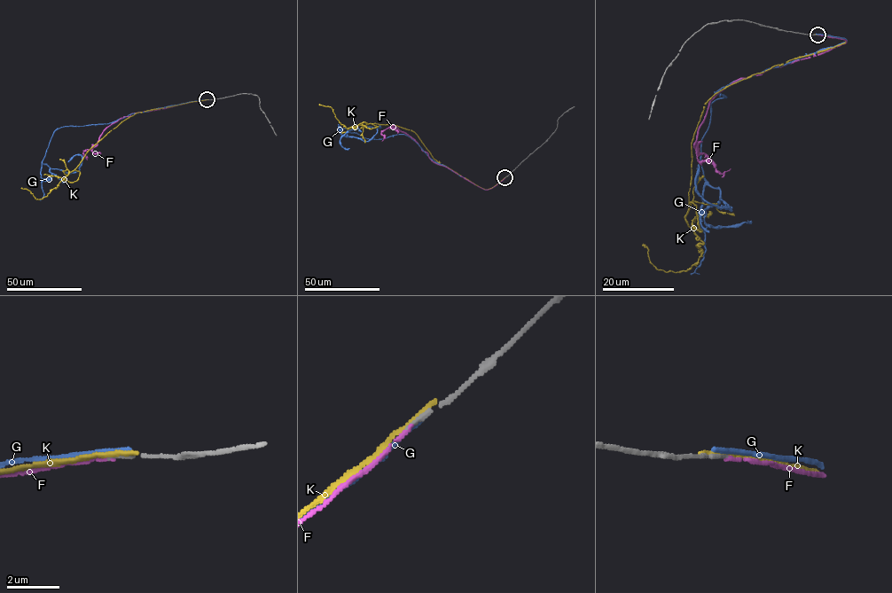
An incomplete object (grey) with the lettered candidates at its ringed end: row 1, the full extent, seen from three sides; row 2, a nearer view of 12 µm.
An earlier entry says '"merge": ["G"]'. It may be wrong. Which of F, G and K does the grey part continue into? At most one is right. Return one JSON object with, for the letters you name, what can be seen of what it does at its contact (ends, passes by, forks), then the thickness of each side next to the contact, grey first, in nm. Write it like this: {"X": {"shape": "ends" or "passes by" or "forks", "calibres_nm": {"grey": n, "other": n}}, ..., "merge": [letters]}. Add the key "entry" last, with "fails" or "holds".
{"F": {"shape": "ends", "calibres_nm": {"grey": 150, "other": 120}}, "merge": ["F"], "entry": "fails"}

